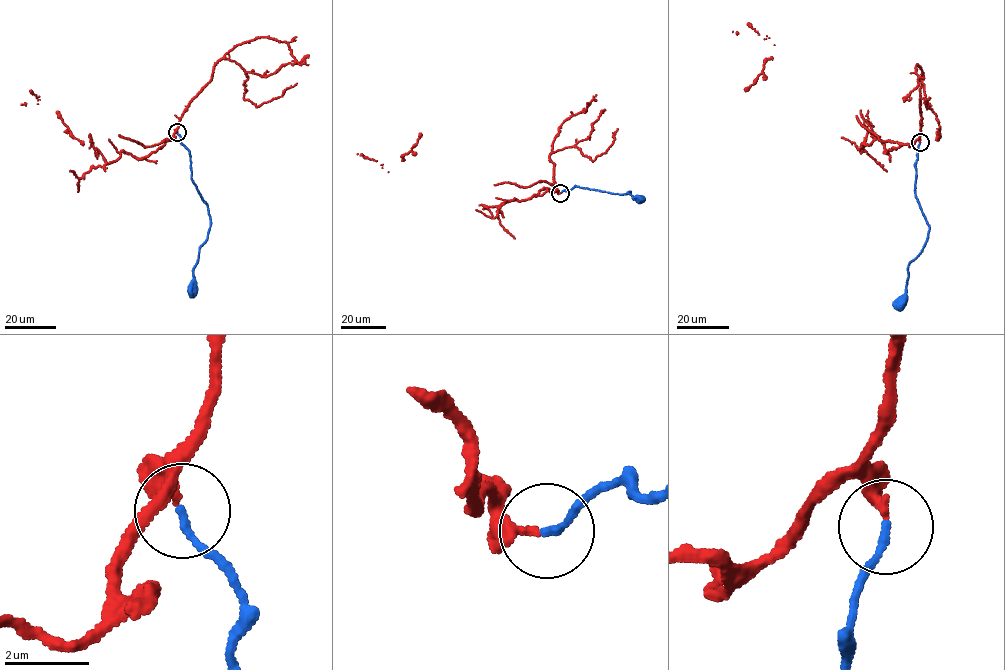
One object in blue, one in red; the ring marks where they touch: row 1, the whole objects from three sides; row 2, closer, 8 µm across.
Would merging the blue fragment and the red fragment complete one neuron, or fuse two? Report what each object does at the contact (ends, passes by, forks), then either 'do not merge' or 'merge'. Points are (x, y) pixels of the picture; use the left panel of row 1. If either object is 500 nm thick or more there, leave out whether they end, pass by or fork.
blue ends there; red ends there; merge

